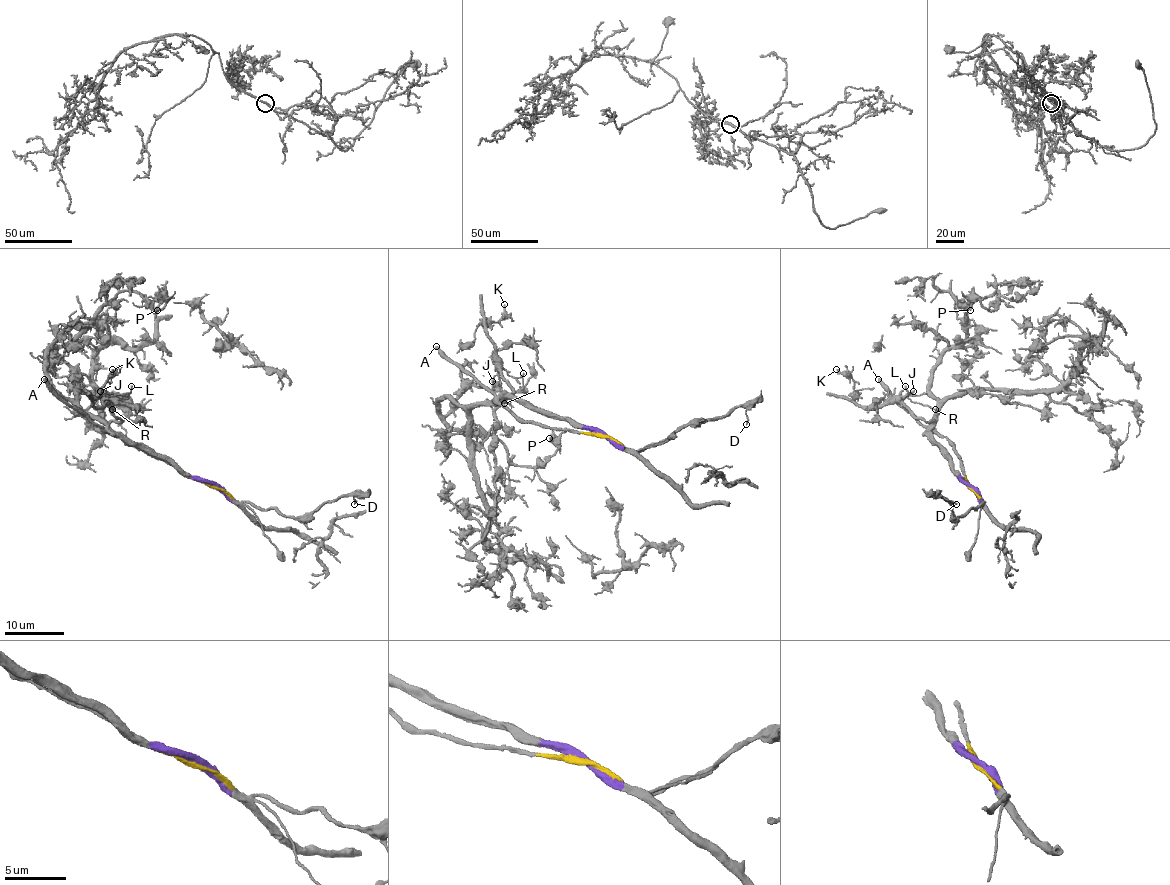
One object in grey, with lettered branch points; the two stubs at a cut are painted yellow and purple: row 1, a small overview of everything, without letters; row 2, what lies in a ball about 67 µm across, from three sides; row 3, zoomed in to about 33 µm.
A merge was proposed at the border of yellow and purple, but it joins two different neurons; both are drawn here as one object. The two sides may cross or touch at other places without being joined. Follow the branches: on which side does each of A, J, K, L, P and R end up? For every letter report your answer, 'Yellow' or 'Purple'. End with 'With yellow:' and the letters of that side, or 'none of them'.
A: Yellow
J: Purple
K: Purple
L: Purple
P: Purple
R: Purple
With yellow: A

